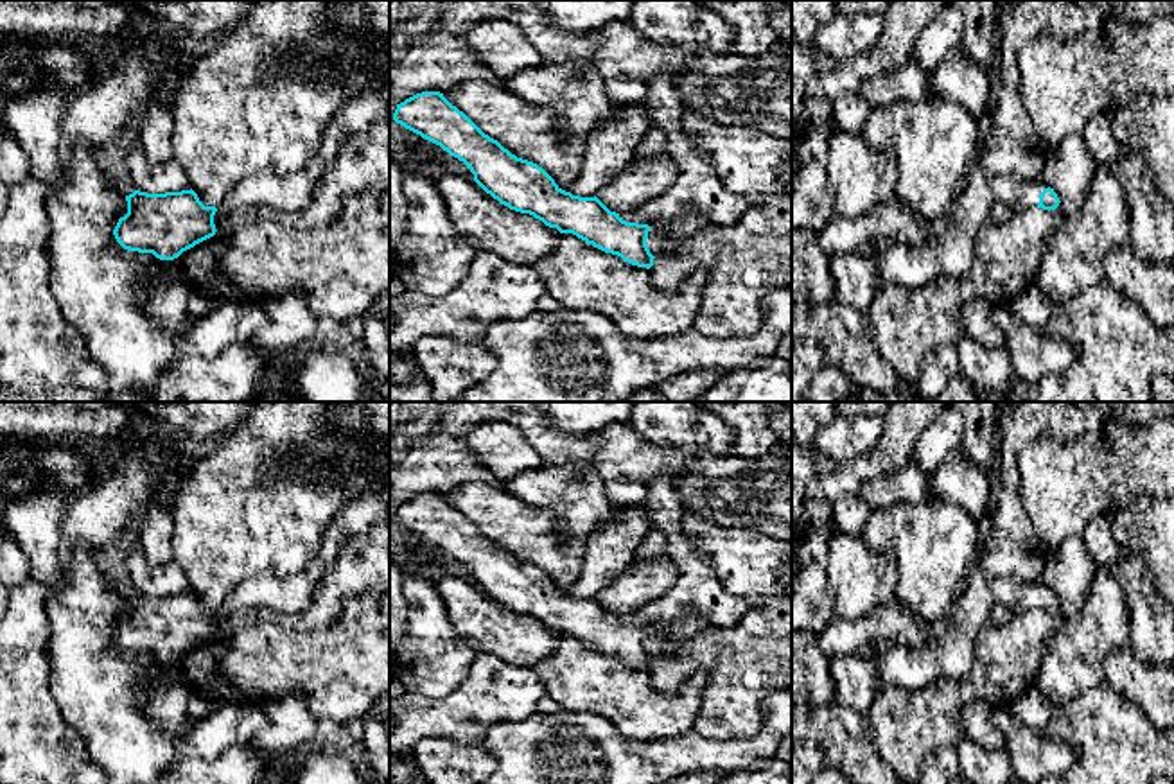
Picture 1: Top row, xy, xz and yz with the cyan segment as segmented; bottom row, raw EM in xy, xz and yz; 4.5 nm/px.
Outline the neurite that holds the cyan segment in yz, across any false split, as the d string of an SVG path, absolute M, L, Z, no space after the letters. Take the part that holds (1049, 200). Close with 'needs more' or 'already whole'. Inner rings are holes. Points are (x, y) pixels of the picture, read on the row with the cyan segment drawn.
M1000 176L991 183L991 192L994 201L1005 203L1012 212L1029 210L1032 206L1050 212L1061 203L1043 176L1027 181L1011 176Z | needs more

